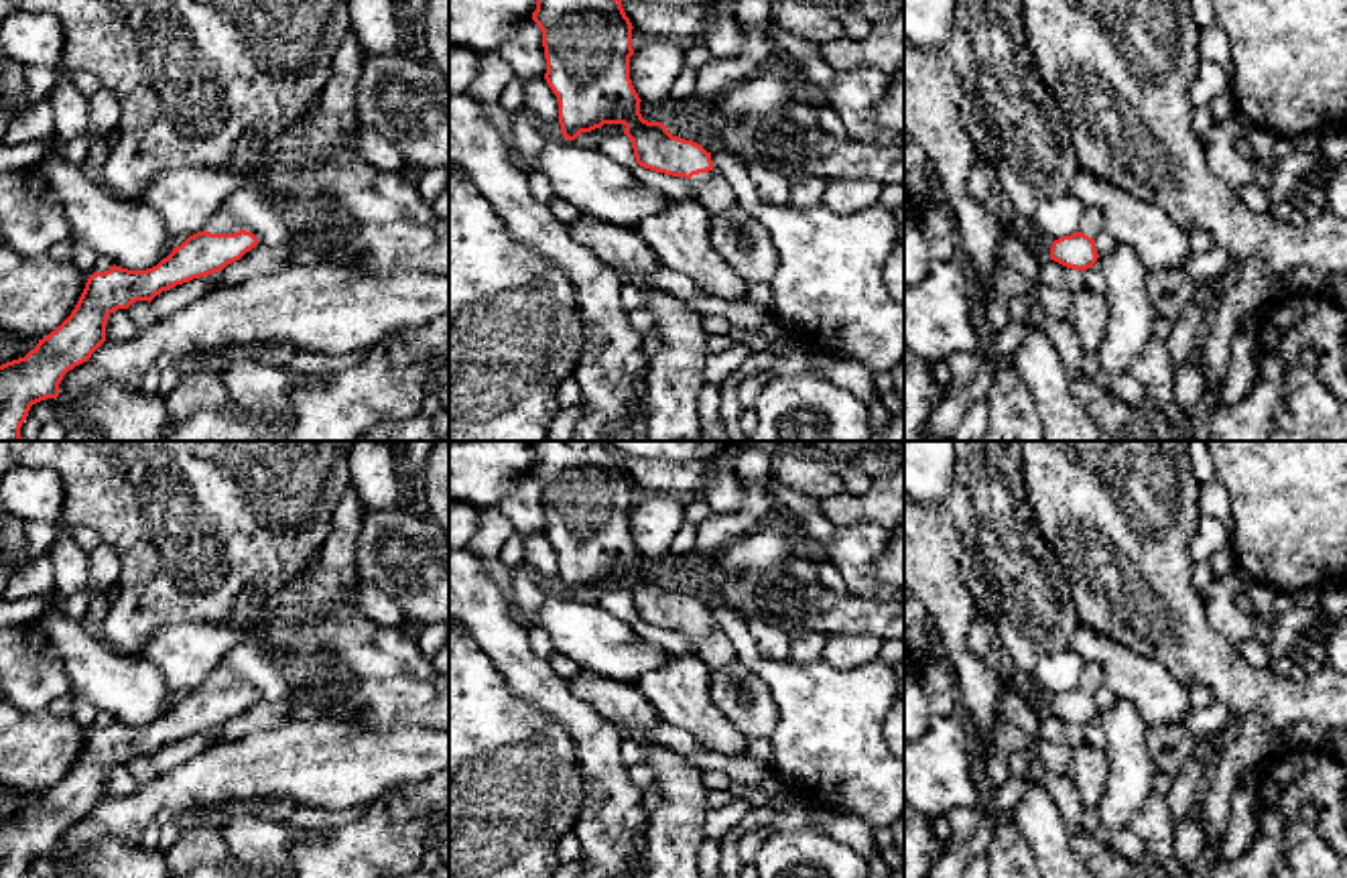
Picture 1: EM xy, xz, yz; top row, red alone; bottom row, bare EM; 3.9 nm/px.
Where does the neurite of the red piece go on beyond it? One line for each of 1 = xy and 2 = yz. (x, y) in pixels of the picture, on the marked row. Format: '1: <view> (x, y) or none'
1: xy (220, 222)
2: yz (1089, 224)

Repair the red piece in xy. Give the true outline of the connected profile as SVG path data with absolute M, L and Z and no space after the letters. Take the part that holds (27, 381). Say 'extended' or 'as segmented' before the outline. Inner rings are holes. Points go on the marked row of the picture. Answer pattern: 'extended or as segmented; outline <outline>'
extended; outline M215 213L203 232L146 270L112 266L93 272L71 315L24 358L0 366L0 441L24 441L20 427L33 404L59 396L63 376L87 362L106 341L108 317L136 301L223 270L256 248L258 238L226 213Z

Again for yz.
extended; outline M1087 209L1075 234L1052 242L1050 260L1085 272L1099 258L1093 240L1099 230L1103 230L1101 213L1097 209Z

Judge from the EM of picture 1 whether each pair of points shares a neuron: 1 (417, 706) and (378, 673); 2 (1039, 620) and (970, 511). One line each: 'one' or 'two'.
1: one
2: one

